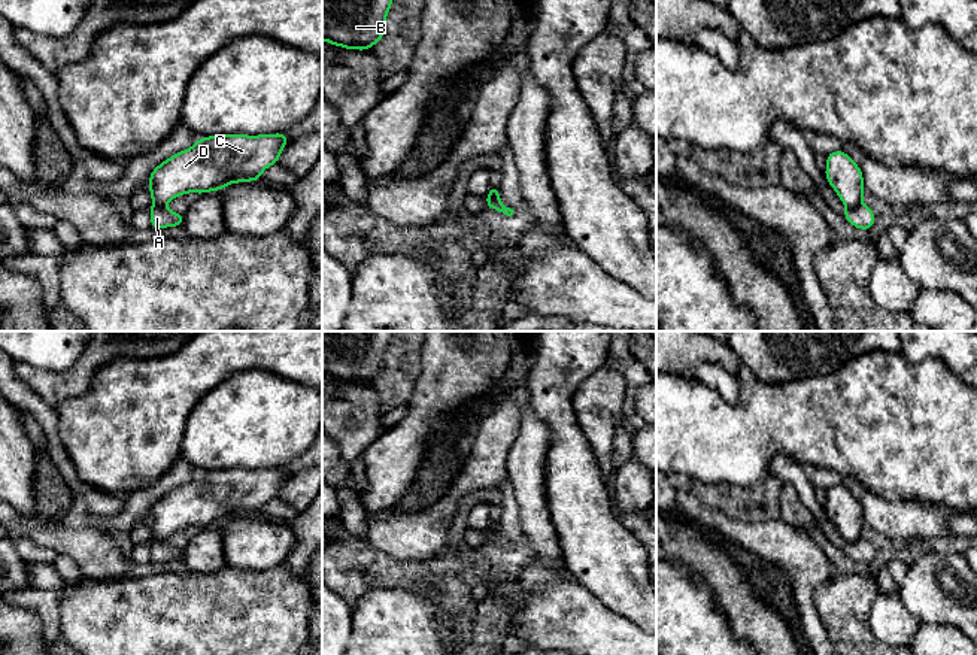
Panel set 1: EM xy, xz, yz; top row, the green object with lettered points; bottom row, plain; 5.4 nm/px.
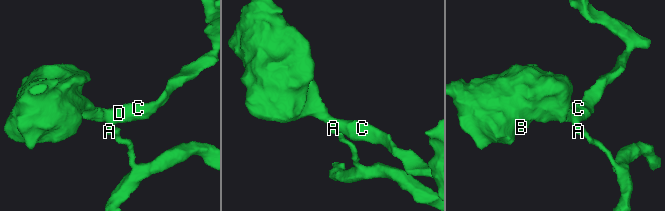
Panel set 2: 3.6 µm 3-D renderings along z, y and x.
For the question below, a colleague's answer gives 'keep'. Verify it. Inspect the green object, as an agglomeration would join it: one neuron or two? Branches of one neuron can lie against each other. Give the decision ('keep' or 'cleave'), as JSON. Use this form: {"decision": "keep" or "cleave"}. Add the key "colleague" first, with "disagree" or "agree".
{"colleague": "disagree", "decision": "cleave"}

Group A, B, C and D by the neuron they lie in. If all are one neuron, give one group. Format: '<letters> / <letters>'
A / B C D

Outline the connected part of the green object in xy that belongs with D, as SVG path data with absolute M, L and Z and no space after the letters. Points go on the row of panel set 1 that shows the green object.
M285 133L201 137L152 170L152 206L166 206L188 192L204 194L230 184L260 181L261 173L279 161L286 143Z

